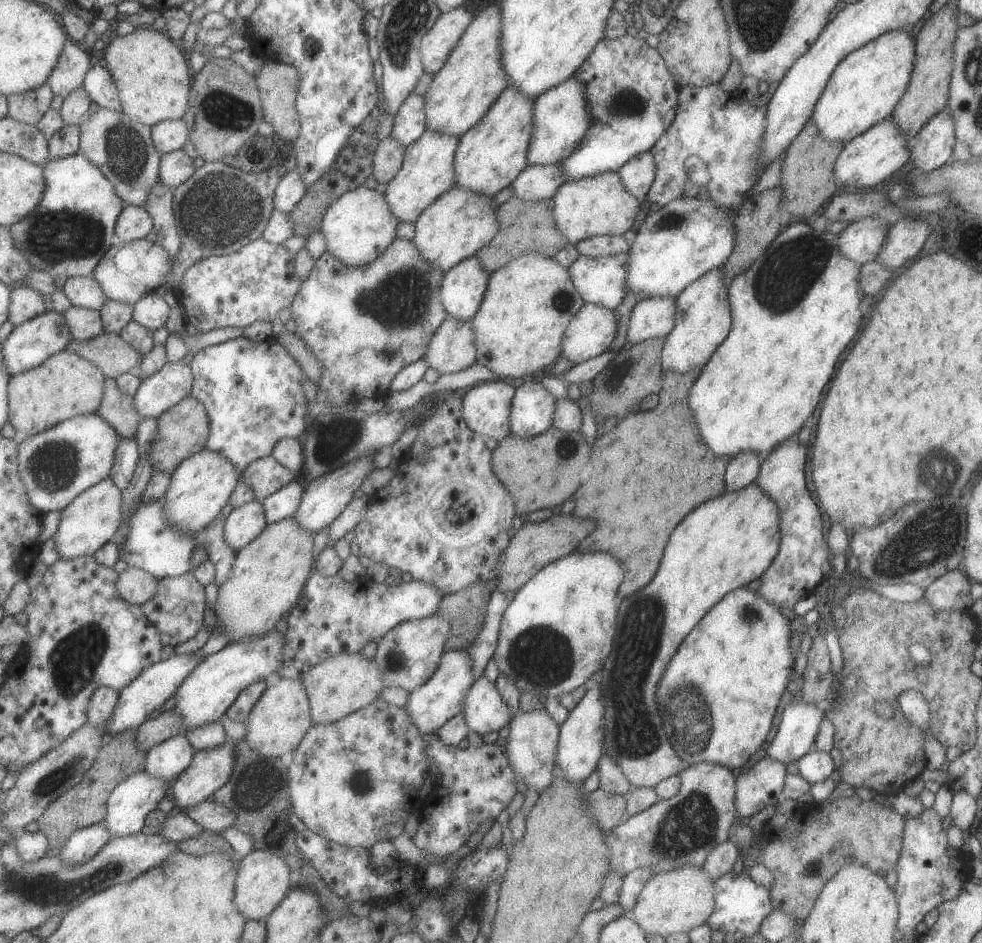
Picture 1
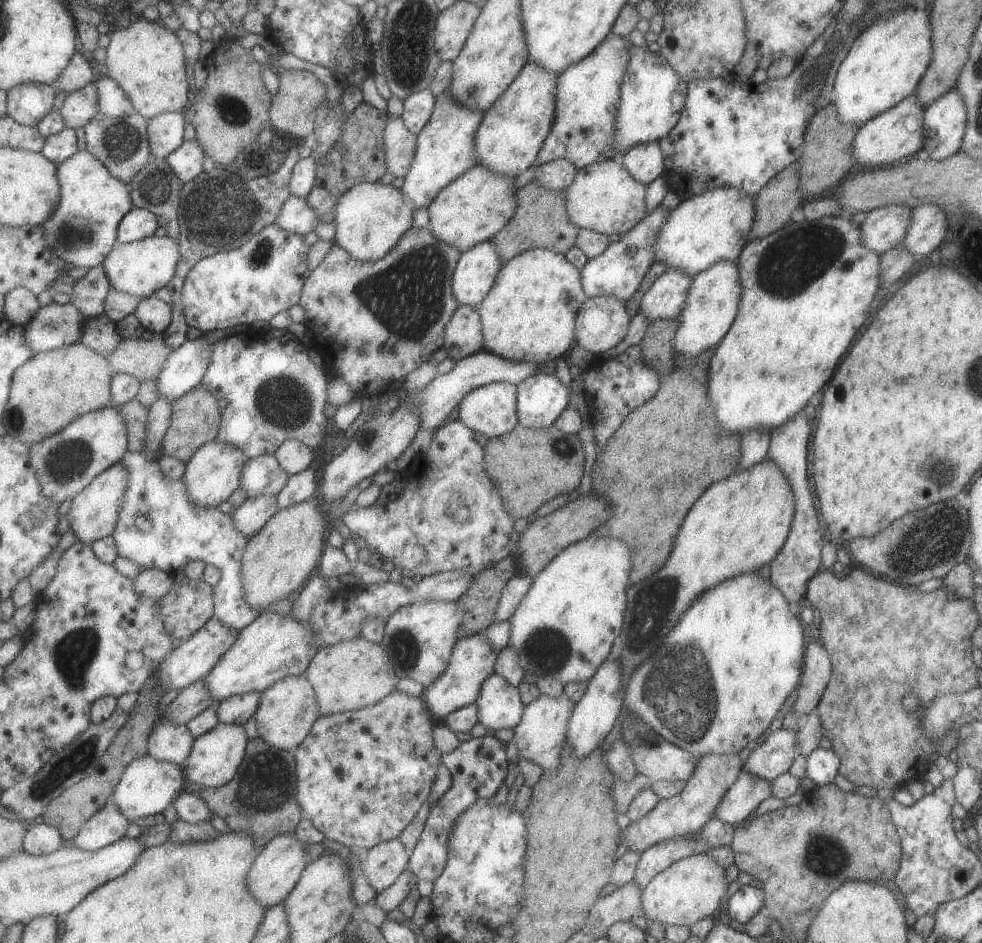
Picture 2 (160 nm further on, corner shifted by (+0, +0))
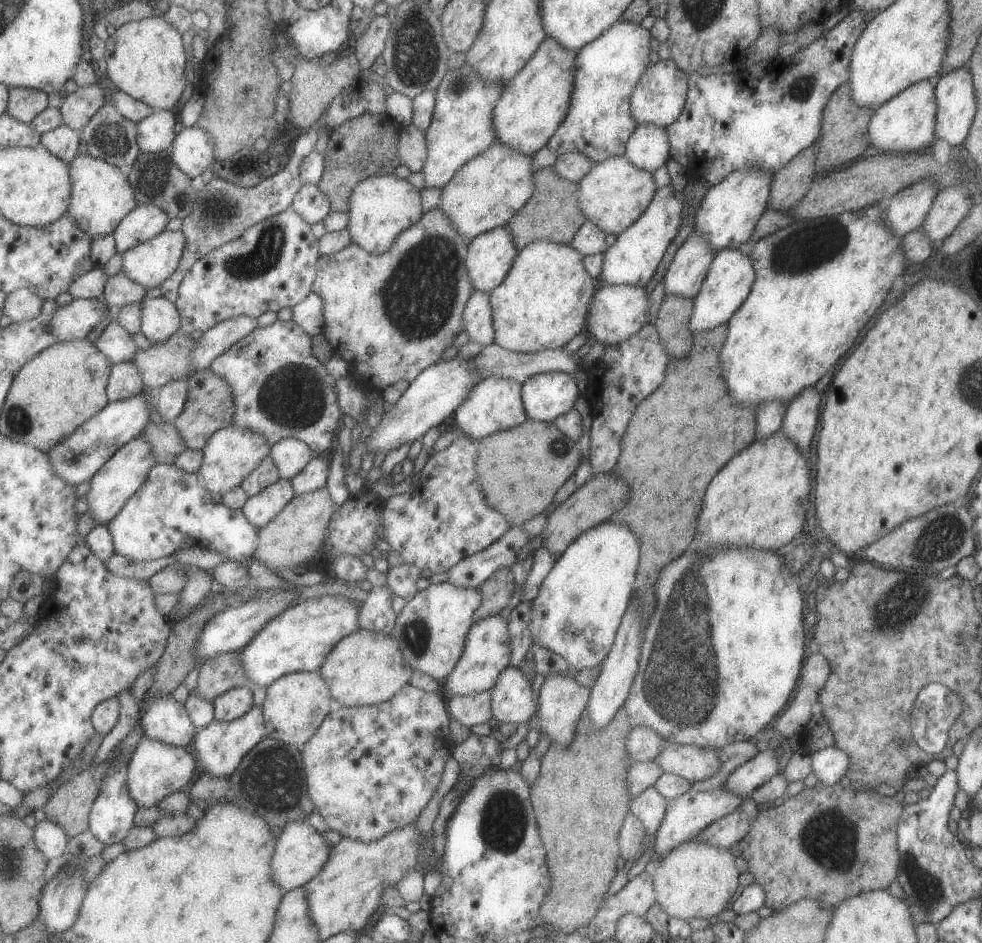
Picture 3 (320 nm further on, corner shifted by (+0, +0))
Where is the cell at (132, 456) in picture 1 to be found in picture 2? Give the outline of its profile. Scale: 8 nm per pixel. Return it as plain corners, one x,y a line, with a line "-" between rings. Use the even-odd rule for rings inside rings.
127,451
122,461
130,475
118,528
113,534
119,554
146,569
161,569
171,574
192,560
214,564
222,572
222,581
214,590
216,616
239,632
255,622
260,614
246,601
243,578
243,559
250,538
240,533
233,514
196,503
186,482
170,479
157,459

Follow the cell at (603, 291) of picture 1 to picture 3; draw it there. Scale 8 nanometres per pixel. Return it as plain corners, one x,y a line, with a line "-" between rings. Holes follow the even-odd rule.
670,182
657,188
643,214
631,226
620,232
615,243
603,253
604,263
598,279
606,281
606,284
642,287
649,282
649,278
655,274
661,256
665,254
665,248
679,230
683,210
681,192
675,191

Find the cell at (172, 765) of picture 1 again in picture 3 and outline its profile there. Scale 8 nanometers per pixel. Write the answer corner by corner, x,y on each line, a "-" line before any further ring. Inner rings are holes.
172,693
147,699
142,706
141,722
145,736
178,747
192,747
199,730
186,703
175,700

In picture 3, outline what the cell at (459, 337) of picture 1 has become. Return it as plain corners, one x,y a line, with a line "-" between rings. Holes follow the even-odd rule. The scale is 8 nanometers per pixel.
474,291
470,294
462,312
462,330
467,333
467,342
481,347
494,342
493,310
490,308
490,293

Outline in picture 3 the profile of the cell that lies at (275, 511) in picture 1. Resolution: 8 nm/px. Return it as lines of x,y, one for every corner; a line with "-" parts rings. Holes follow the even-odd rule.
330,454
316,455
302,473
292,478
296,494
302,495
327,486
331,470

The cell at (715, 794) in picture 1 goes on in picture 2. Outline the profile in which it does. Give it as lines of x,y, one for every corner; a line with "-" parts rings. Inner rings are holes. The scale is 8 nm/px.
737,753
728,755
710,754
697,760
695,772
685,782
679,795
668,799
660,799
656,807
649,811
639,821
630,822
621,832
627,849
639,851
640,854
648,846
670,838
690,837
691,833
698,833
699,829
713,819
712,814
725,791
735,782
742,772
741,758

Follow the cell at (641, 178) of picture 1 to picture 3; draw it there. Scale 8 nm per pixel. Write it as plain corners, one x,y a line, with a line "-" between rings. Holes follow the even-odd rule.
637,125
627,139
624,155
637,168
652,173
670,158
665,129
655,125

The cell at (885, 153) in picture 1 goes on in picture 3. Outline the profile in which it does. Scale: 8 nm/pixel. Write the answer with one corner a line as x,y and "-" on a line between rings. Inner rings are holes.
927,79
917,81
874,109
867,127
868,142
879,152
924,152
924,149
936,140
934,135
935,115
934,81

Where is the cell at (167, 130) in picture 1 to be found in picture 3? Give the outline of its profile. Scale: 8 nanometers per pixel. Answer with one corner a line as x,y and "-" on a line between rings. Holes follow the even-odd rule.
157,109
138,124
138,143
143,152
171,151
181,129
176,110

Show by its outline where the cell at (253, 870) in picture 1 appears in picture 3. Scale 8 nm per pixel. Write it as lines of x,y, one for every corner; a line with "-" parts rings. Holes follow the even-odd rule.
309,820
291,821
278,838
272,860
275,880
281,885
284,894
309,884
329,862
332,848
333,844
327,840
325,834
319,832

